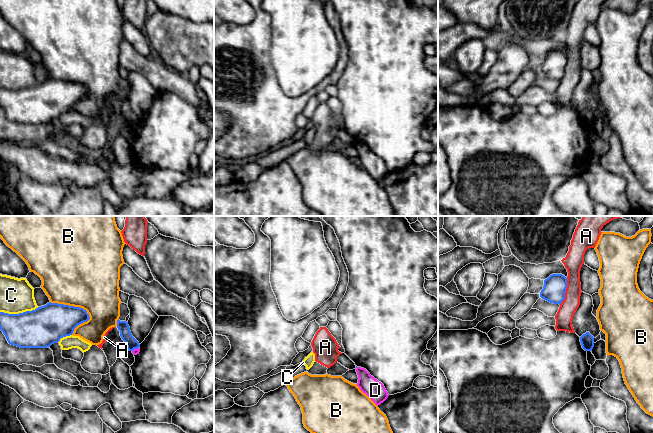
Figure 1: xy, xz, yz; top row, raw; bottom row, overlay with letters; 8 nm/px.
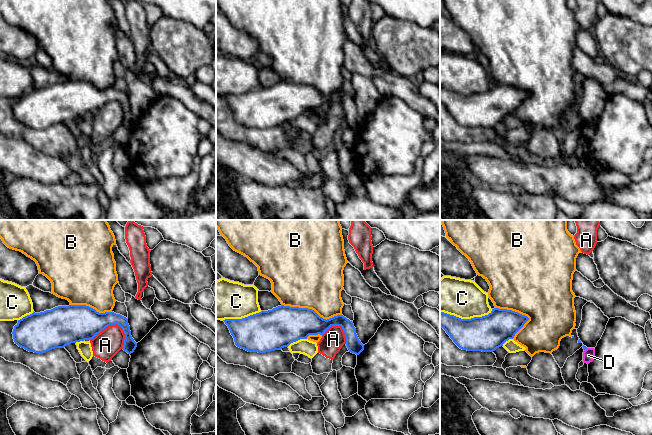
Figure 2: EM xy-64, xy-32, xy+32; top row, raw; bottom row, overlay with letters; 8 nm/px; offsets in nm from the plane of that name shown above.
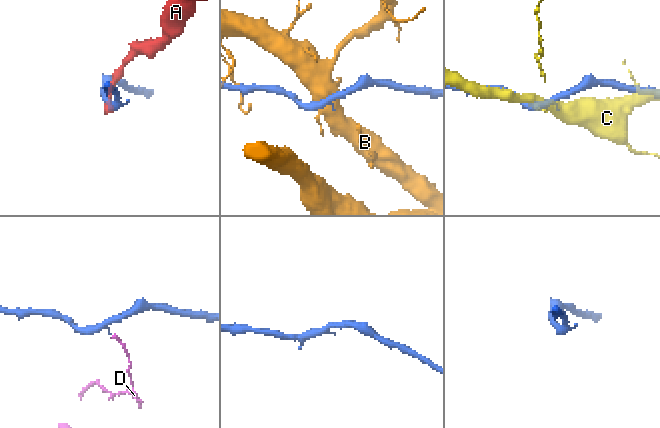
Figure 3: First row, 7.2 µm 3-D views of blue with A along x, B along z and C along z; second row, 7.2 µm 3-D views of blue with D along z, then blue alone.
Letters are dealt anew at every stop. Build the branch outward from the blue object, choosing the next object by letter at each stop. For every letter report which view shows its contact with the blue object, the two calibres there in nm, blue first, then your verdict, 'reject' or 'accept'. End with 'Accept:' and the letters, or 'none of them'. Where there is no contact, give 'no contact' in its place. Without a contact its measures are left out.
A: yz | 180/150 nm | reject
B: xy | 300/500 nm | reject
C: xy | 320/280 nm | reject
D: xy | 90/50 nm | reject
Accept: none of them

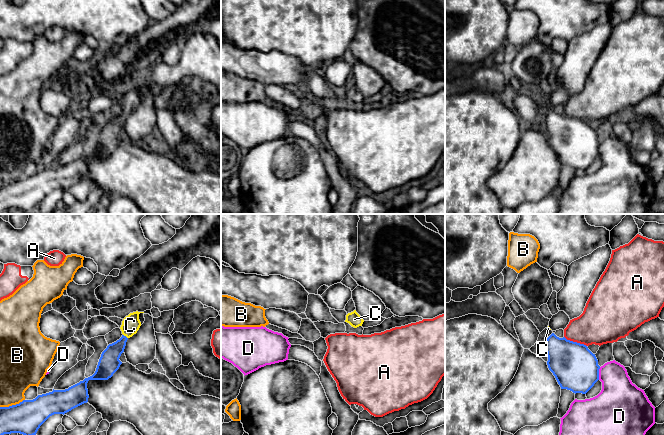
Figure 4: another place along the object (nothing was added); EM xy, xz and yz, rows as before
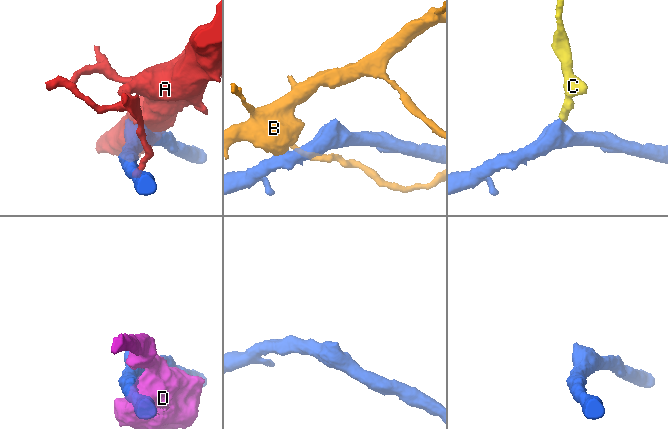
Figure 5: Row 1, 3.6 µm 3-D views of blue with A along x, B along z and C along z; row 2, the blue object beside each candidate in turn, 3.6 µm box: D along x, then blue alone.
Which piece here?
A: yz | 360/320 nm | reject
B: xy | 260/280 nm | reject
C: xy | 170/140 nm | accept
D: yz | 360/300 nm | reject
Accept: C

